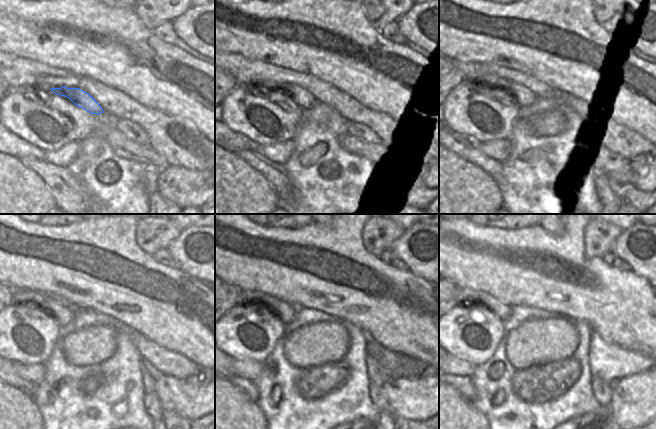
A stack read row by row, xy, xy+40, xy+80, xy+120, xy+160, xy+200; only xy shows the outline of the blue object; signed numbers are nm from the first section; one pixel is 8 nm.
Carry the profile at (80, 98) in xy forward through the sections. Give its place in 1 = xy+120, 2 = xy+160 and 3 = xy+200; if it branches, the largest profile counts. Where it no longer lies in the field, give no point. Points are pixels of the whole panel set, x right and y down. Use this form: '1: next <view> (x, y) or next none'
1: next xy+120 (61, 312)
2: next xy+160 (285, 312)
3: next xy+200 (465, 296)

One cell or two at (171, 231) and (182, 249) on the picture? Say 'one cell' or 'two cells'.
two cells

